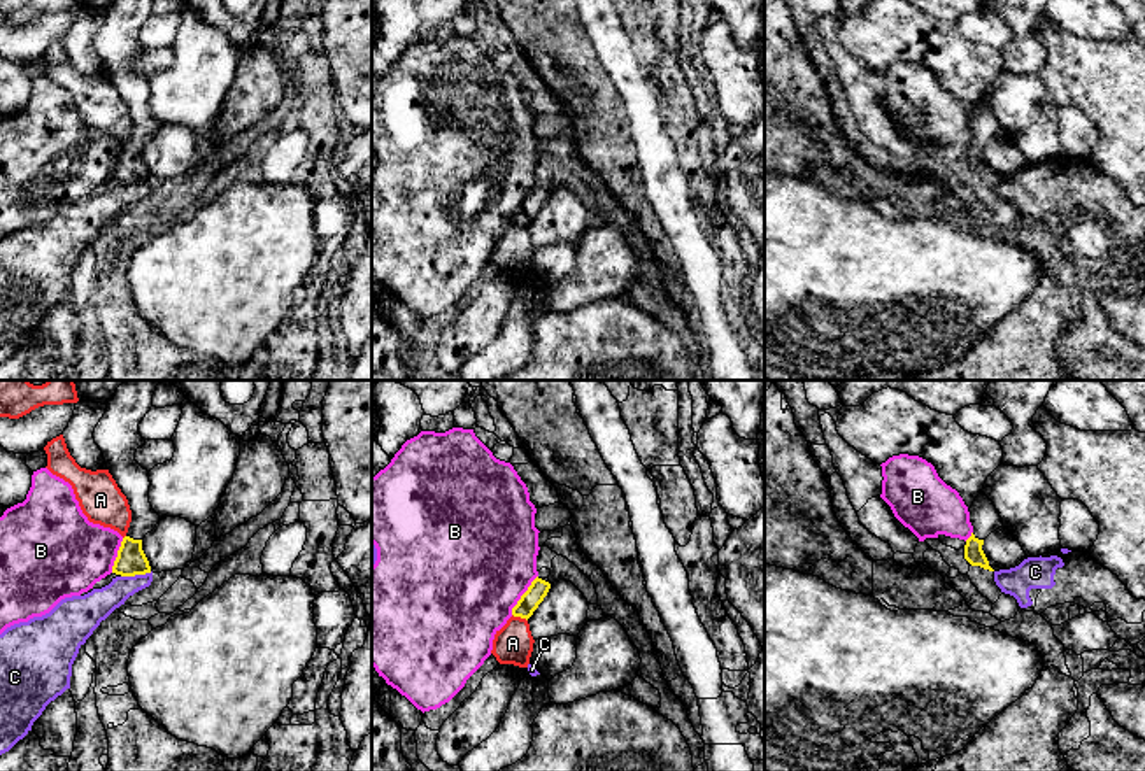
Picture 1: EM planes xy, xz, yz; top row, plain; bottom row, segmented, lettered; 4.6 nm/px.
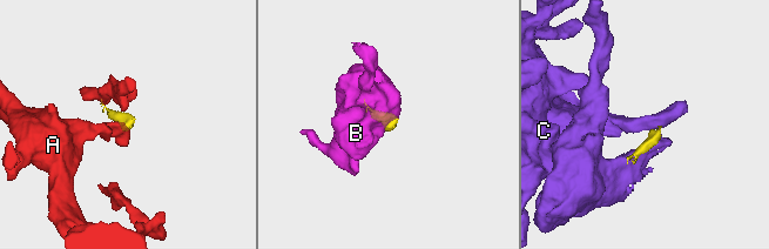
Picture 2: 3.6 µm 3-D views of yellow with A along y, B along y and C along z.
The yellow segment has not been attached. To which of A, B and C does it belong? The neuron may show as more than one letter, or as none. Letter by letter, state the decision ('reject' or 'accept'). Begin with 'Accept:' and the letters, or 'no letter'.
Accept: no letter
A: reject
B: reject
C: reject

